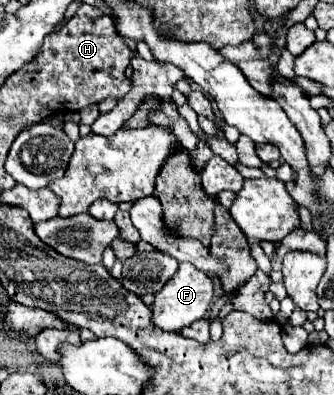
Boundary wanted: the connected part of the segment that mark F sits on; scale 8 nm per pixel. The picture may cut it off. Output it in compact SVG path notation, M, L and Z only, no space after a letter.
M181 264L175 276L155 294L155 300L151 304L151 322L161 330L181 332L185 326L207 316L211 298L213 298L213 282L191 264Z

